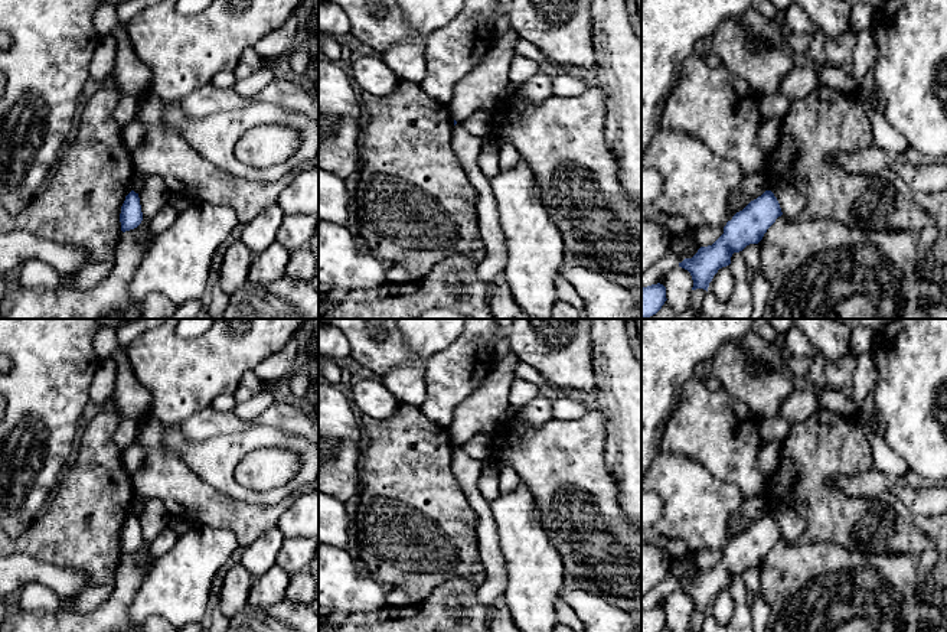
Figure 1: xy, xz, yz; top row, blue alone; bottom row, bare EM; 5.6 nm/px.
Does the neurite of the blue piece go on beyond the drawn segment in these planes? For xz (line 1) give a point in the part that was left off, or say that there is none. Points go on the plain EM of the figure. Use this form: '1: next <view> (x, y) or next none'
1: next none

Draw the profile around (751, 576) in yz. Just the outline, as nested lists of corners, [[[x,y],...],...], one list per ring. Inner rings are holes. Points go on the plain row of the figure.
[[[750,567],[742,573],[742,580],[748,594],[758,594],[761,592],[761,567]]]

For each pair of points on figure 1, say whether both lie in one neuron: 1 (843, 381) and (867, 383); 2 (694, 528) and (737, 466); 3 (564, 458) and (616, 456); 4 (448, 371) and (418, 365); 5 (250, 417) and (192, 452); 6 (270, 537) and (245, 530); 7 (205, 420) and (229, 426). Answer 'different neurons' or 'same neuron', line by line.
1: different neurons
2: different neurons
3: different neurons
4: different neurons
5: different neurons
6: different neurons
7: same neuron

